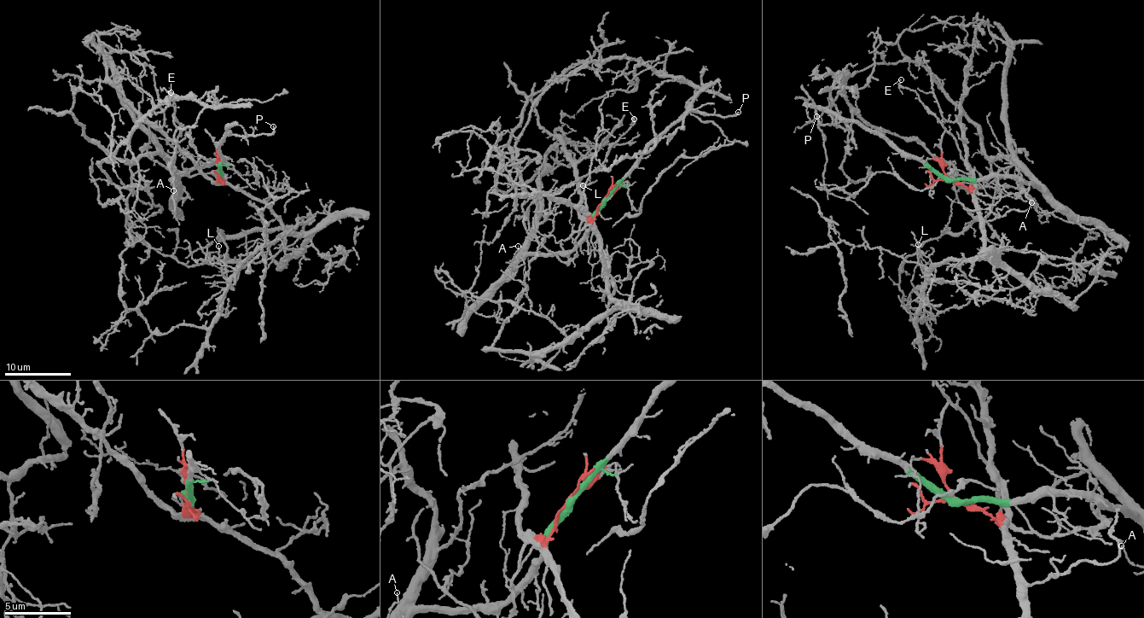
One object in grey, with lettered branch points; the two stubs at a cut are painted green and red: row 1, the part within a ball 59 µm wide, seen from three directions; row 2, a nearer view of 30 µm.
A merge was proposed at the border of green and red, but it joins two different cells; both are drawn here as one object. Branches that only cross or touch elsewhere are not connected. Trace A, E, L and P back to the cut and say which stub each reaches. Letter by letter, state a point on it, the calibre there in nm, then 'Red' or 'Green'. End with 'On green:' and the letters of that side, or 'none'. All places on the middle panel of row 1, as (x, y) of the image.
A: Place: (518, 246). Thickness 100 nm. Green
E: Place: (634, 119). Thickness 170 nm. Green
L: Place: (583, 185). Thickness 160 nm. Red
P: Place: (738, 112). Thickness 190 nm. Green
On green: A, E, P

